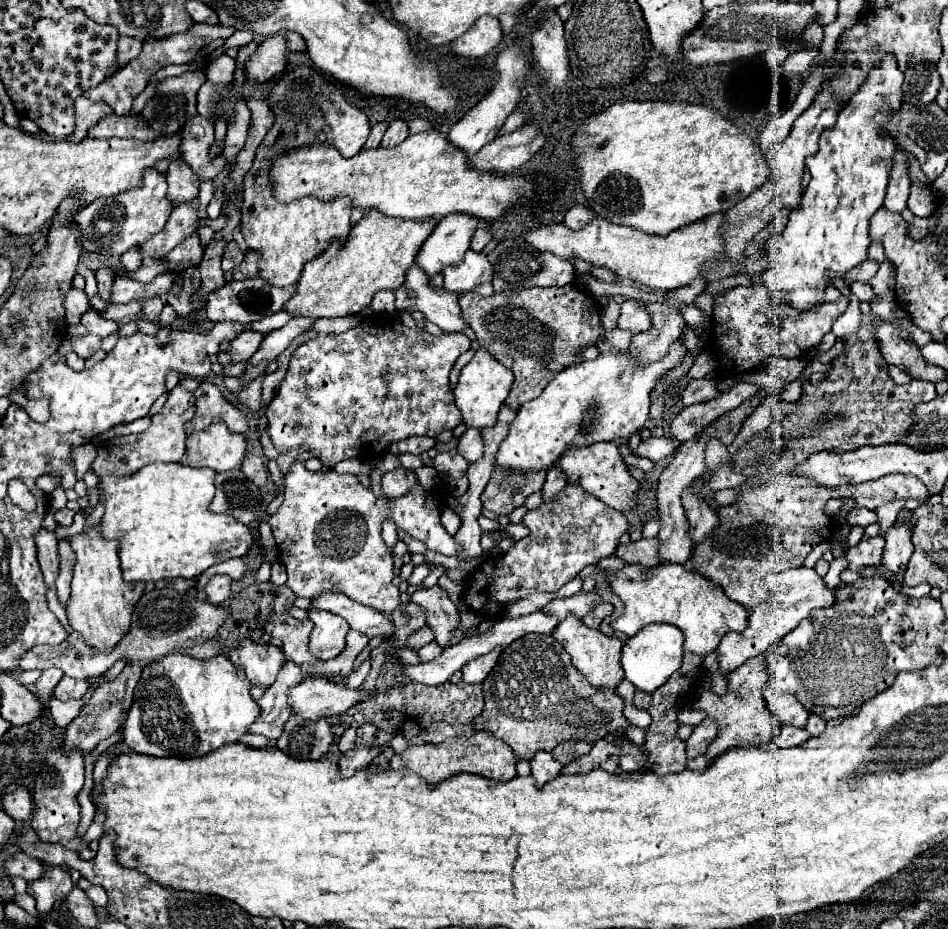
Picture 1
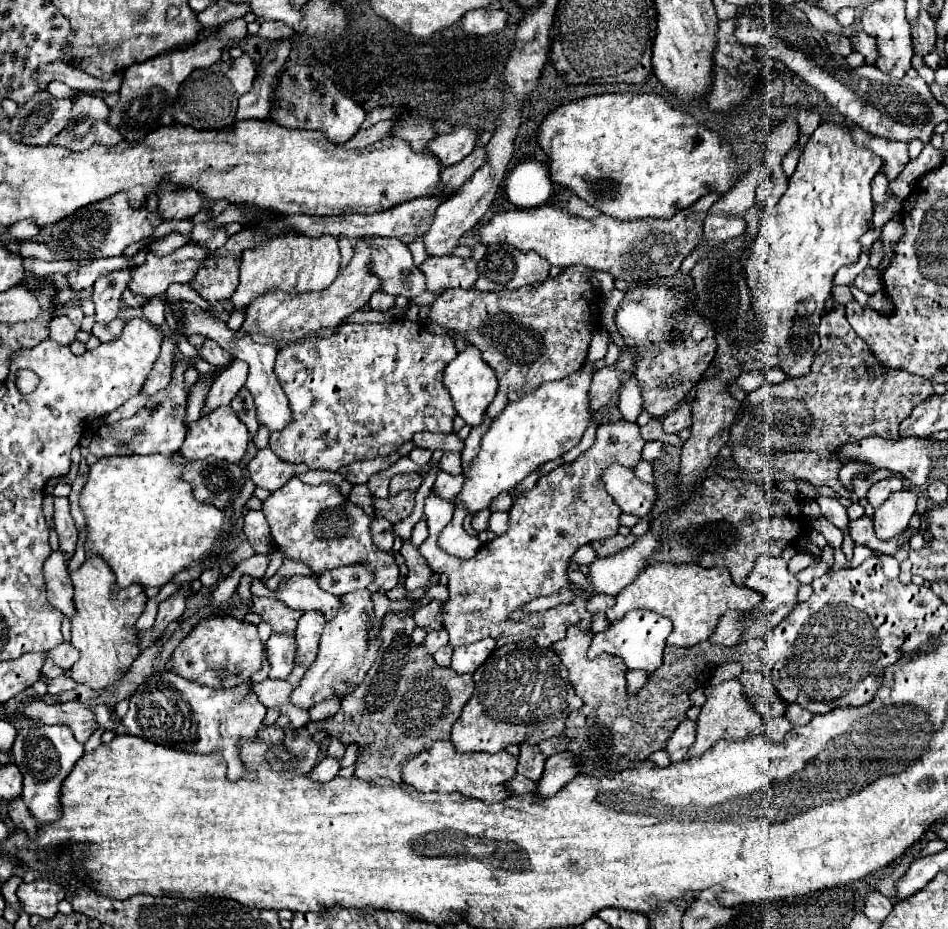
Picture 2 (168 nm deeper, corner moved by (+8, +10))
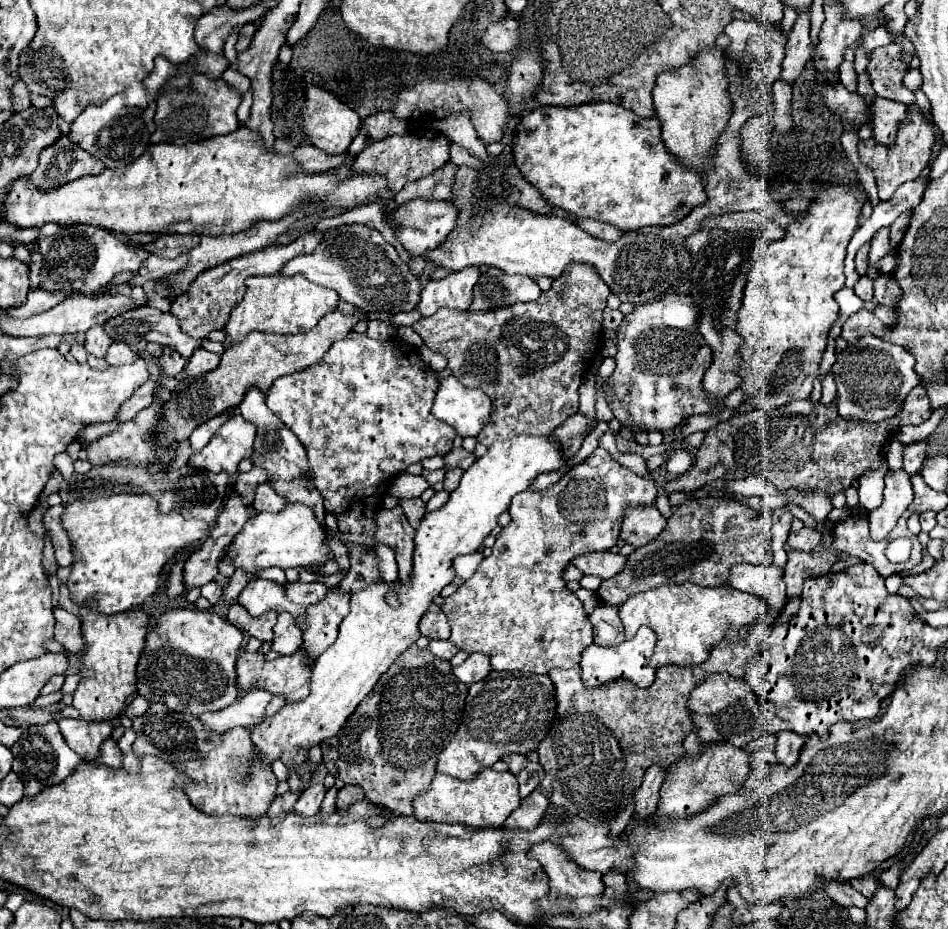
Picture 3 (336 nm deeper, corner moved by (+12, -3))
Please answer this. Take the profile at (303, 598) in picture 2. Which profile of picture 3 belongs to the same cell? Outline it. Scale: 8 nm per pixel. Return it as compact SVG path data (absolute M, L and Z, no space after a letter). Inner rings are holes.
M253 578L251 582L247 582L247 586L239 594L239 604L247 608L247 612L253 616L261 616L267 610L275 610L293 614L297 624L305 622L305 608L289 602L289 598L285 596L285 588L271 580Z

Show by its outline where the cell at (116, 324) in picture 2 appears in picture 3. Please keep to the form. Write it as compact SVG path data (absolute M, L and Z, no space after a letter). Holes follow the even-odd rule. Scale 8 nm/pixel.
M113 342L109 352L107 352L107 358L105 358L111 366L121 366L121 364L131 364L133 360L137 360L137 354L125 346L125 344L117 344Z

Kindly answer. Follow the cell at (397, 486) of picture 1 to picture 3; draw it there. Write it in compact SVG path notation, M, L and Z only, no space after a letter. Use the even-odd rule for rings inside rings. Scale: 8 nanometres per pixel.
M411 498L411 500L401 500L399 504L401 504L401 508L403 508L403 512L405 512L407 520L409 520L409 524L413 528L417 528L419 522L421 522L421 518L423 518L423 514L425 514L425 502L421 498Z

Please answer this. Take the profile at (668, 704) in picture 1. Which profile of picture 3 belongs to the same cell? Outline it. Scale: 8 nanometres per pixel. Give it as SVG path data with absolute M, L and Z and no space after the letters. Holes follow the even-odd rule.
M761 622L749 628L739 642L721 642L723 648L717 646L709 660L699 666L657 668L655 682L649 688L615 680L613 684L605 684L605 688L589 690L581 682L579 668L555 668L549 672L555 684L557 720L547 738L537 746L537 754L545 774L553 778L551 802L569 816L579 816L591 824L615 820L607 816L625 810L649 766L657 764L667 770L683 758L683 738L691 732L689 710L685 708L689 692L707 674L729 672L741 678L747 662L769 634L771 626Z

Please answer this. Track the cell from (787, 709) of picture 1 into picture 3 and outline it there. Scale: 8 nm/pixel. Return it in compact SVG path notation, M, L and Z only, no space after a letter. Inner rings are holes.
M709 674L697 688L693 688L687 708L691 712L693 728L697 730L699 742L703 746L727 742L741 748L747 742L763 736L757 696L753 688L747 688L747 684L741 678L733 678L729 674Z

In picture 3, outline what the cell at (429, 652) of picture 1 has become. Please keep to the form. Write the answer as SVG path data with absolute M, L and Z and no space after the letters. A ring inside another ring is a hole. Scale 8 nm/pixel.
M431 640L429 650L431 650L435 656L443 658L443 660L451 660L451 658L459 652L459 648L457 648L453 642L449 642L449 640Z

